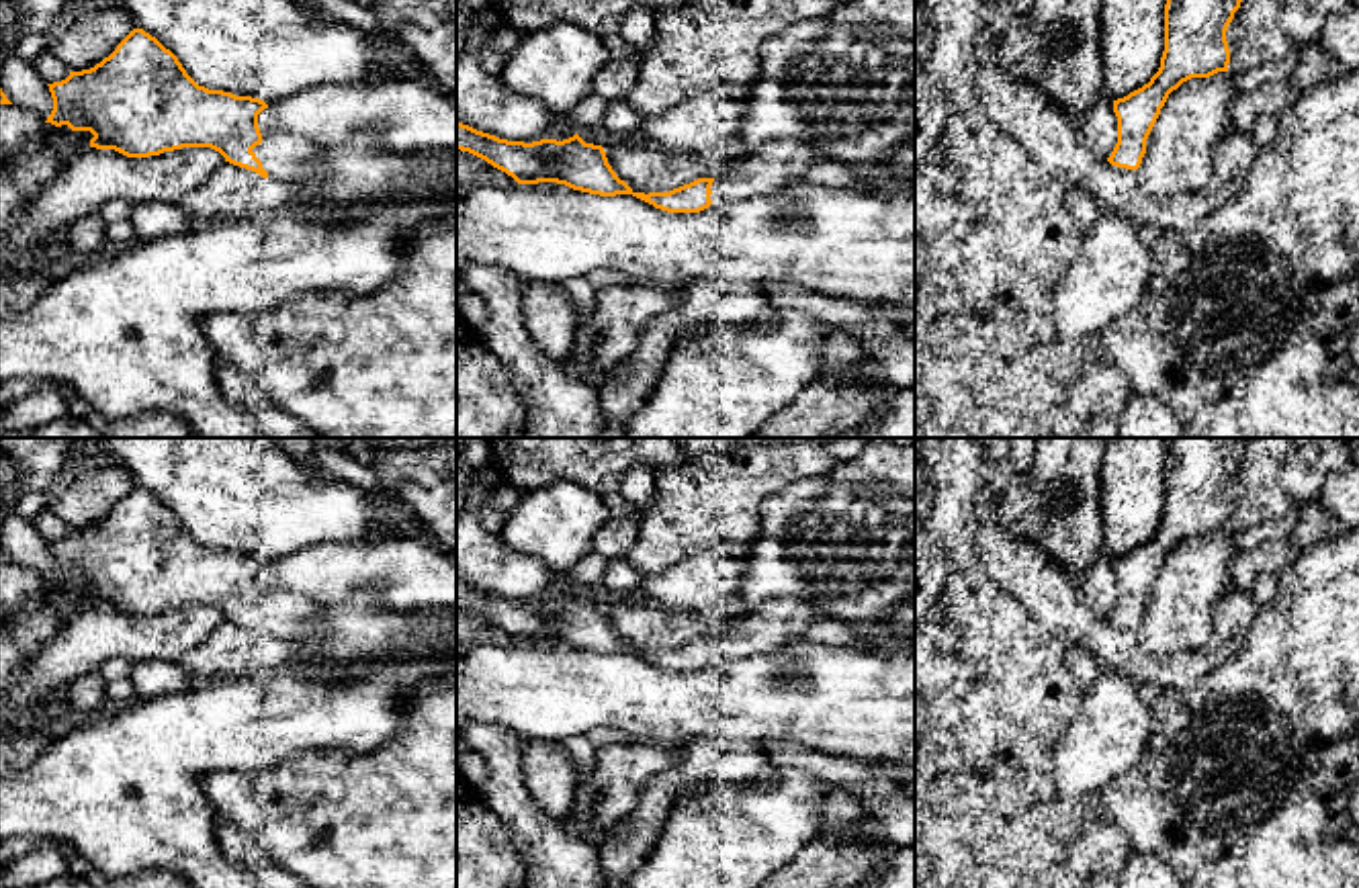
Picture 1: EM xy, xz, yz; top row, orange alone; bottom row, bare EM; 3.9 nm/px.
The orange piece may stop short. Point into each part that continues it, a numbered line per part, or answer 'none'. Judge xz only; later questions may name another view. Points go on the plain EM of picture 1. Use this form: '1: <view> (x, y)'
1: xz (774, 623)

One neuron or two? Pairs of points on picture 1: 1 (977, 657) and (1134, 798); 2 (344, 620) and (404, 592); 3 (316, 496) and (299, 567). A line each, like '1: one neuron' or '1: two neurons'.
1: two neurons
2: two neurons
3: two neurons

